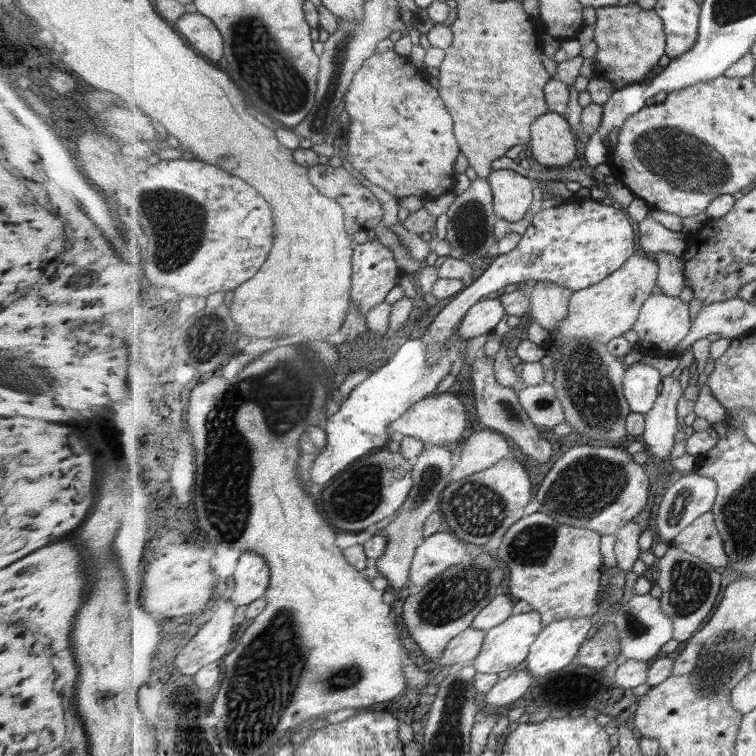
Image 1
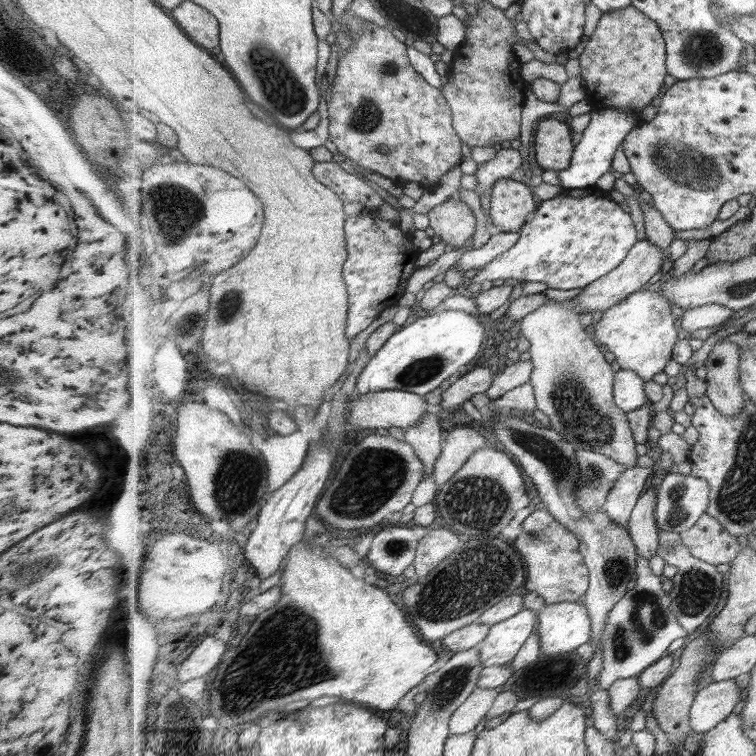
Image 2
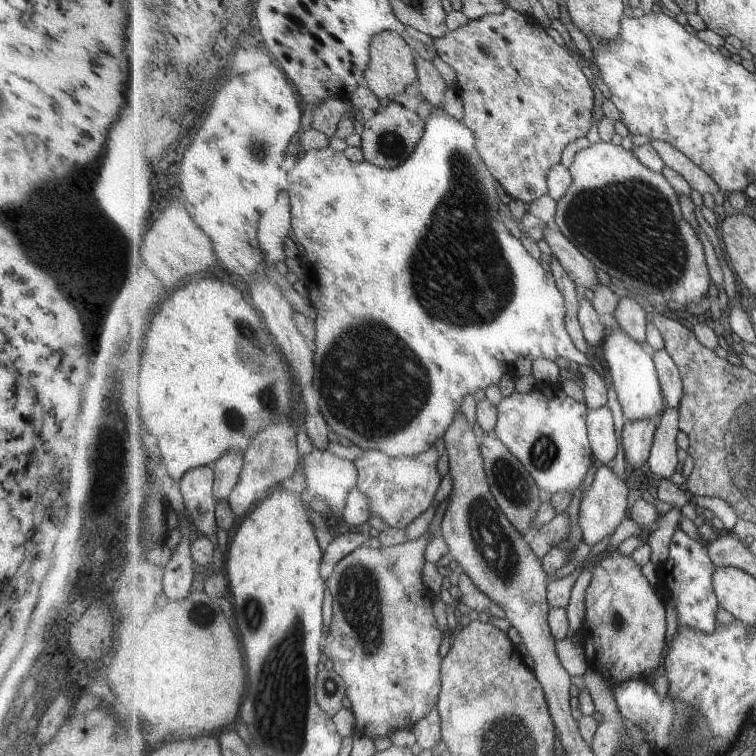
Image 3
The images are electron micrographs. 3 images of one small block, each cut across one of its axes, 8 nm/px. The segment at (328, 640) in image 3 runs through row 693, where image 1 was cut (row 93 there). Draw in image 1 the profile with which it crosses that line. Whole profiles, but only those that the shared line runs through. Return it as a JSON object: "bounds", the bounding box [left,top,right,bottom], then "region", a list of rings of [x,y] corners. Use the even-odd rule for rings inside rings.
{"bounds":[345,49,462,200],"region":[[[393,49],[369,57],[354,76],[346,94],[345,110],[350,117],[347,160],[372,184],[398,200],[413,196],[431,200],[452,192],[456,180],[455,162],[462,152],[454,132],[454,118],[439,89],[429,84],[425,73],[410,63],[409,56],[401,56]]]}

